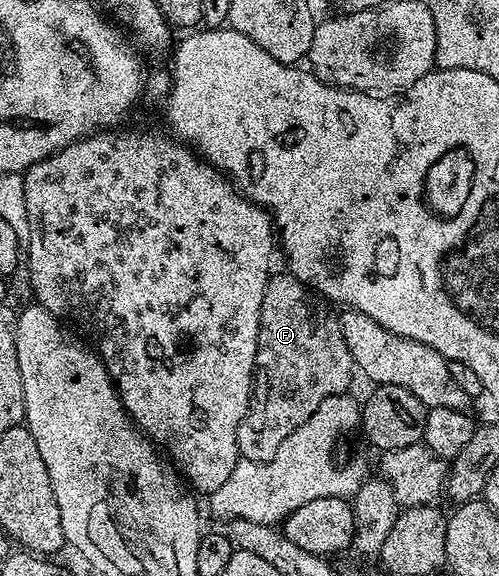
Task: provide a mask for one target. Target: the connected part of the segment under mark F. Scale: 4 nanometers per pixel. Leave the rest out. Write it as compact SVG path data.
M274 272L263 291L263 307L259 315L259 335L257 336L257 363L253 379L253 399L249 403L247 415L239 423L237 432L237 452L247 461L270 461L279 451L279 443L295 431L295 427L303 427L311 415L319 408L319 403L330 395L346 392L353 381L355 366L351 359L351 351L347 351L347 339L343 339L343 331L338 314L309 286L295 279L292 273Z

